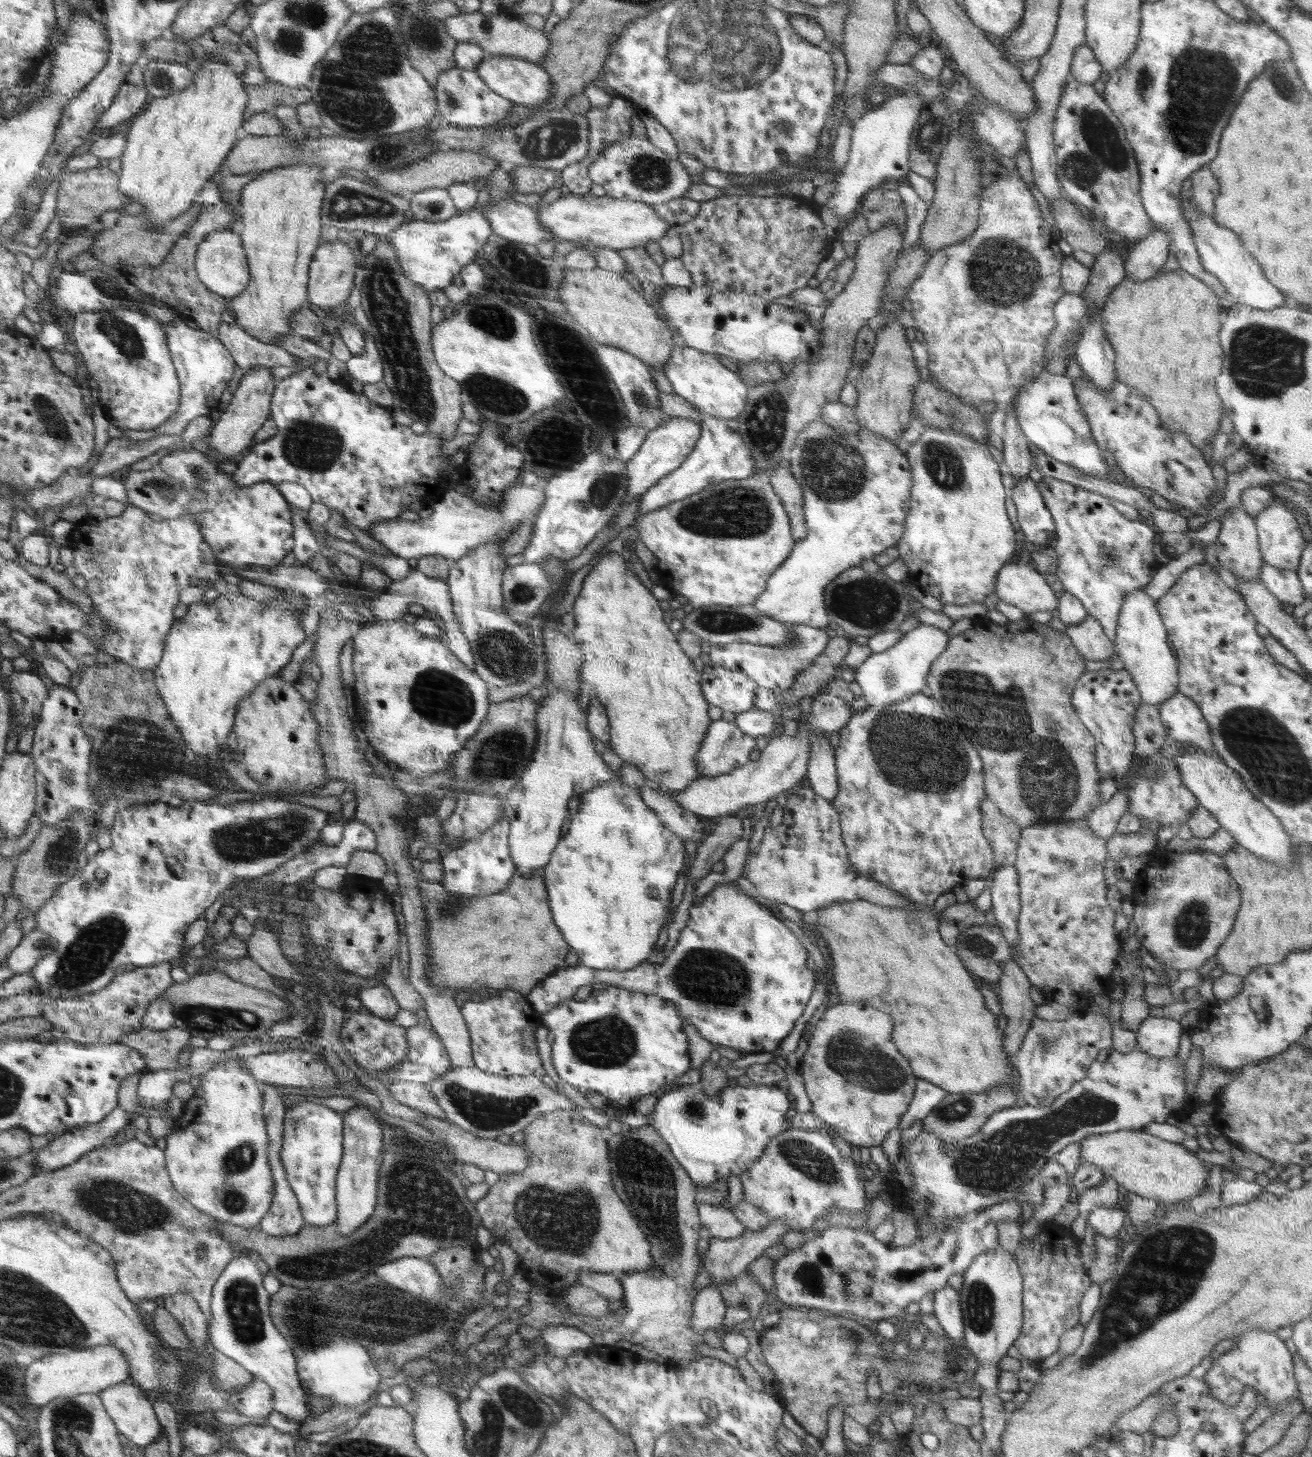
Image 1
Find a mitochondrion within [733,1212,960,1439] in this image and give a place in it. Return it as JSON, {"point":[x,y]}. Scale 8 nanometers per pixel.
{"point":[812,1281]}

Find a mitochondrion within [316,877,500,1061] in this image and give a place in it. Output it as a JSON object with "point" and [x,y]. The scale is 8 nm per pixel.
{"point":[445,910]}

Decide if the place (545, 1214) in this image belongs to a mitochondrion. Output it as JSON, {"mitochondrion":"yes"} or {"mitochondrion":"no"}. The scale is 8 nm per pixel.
{"mitochondrion":"yes"}

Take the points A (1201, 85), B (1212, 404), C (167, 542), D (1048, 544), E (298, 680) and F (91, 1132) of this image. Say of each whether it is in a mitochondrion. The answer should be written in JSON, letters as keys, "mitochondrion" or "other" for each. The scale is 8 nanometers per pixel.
{"A":"mitochondrion","B":"other","C":"other","D":"other","E":"other","F":"other"}

